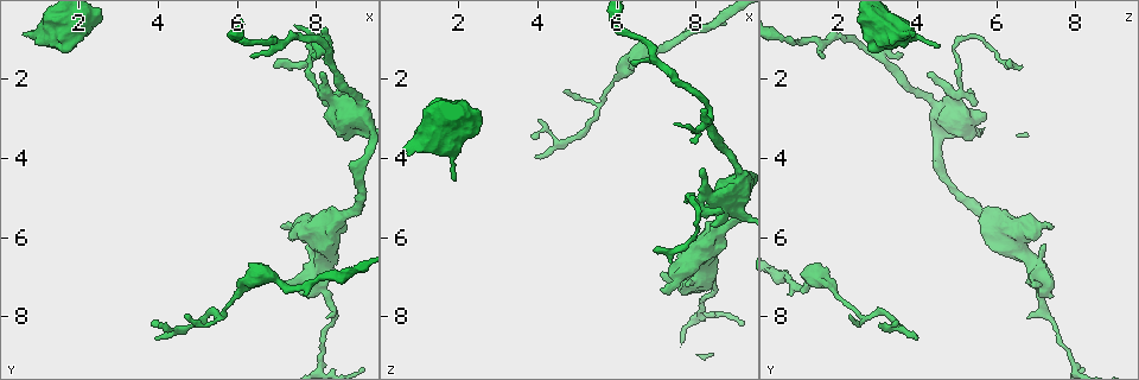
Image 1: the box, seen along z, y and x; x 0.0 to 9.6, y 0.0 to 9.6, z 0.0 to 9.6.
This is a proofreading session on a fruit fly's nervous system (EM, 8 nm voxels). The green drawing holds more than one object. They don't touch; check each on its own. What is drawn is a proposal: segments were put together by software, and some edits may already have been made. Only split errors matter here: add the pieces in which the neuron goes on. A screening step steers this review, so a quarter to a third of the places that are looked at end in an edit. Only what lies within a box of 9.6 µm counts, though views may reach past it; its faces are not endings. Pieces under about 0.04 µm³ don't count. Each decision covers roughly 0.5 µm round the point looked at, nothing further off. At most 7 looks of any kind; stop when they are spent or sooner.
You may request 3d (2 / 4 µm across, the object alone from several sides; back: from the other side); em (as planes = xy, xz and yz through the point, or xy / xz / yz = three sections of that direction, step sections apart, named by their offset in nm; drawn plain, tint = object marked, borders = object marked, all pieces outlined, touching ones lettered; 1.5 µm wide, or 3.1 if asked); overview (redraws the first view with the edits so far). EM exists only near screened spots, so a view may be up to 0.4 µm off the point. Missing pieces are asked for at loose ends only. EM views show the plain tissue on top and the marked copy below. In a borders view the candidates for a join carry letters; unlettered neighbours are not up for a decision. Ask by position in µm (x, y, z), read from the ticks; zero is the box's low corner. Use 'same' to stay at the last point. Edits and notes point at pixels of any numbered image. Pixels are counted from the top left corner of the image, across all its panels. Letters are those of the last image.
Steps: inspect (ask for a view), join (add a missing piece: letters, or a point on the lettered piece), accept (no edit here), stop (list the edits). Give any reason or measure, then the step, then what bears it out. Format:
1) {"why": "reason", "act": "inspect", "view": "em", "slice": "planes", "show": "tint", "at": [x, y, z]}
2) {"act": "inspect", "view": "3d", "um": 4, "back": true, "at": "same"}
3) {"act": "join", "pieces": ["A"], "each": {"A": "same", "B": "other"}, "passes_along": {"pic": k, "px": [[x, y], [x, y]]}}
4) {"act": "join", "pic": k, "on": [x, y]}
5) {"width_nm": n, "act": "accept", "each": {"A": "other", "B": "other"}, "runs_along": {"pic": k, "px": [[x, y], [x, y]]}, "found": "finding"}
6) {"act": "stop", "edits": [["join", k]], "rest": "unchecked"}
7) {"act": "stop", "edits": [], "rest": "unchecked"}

{"why": "tapers out", "act": "inspect", "view": "3d", "um": 4, "at": [4.70, 7.95, 2.25]}

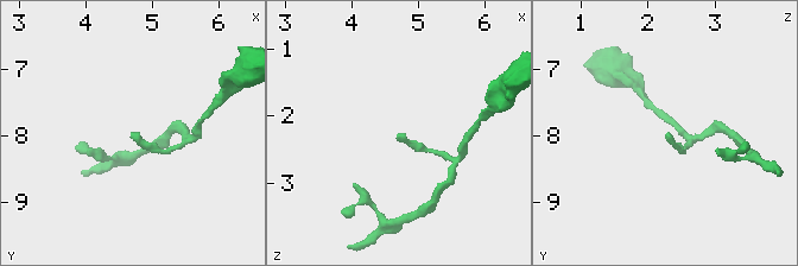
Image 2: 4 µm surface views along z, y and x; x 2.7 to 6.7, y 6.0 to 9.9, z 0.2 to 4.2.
{"act": "inspect", "view": "em", "slice": "yz", "step": 4, "show": "borders", "at": [4.70, 7.90, 2.30]}

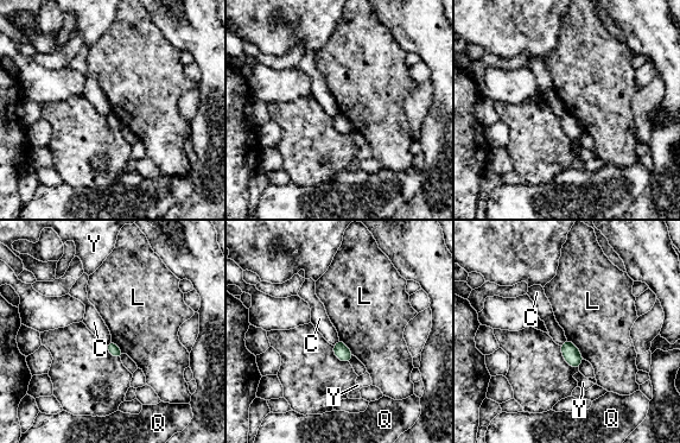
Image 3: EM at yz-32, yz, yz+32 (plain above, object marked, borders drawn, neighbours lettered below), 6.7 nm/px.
{"why": "another direction", "act": "inspect", "view": "em", "slice": "planes", "show": "borders", "at": "same"}

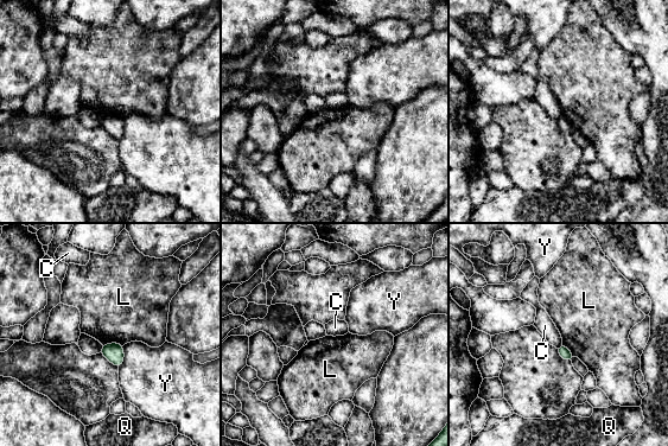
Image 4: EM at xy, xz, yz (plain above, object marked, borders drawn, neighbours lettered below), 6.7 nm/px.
{"act": "accept", "each": {"C": "other", "L": "other", "Q": "other", "Y": "other"}, "border": {"pic": 4, "px": [[122, 344], [105, 343], [102, 345]]}, "found": "none of them fits"}

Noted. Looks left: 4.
{"why": "branch stops here", "act": "inspect", "view": "em", "slice": "xz", "step": 8, "show": "tint", "at": [8.20, 0.75, 2.75]}

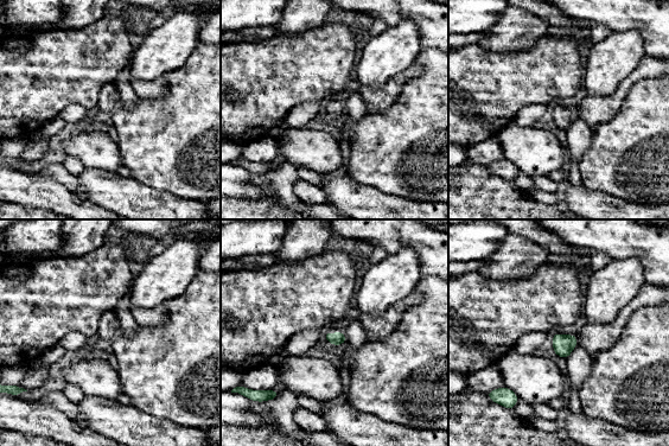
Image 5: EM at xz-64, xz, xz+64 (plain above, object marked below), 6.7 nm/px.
{"why": "cut it another way", "act": "inspect", "view": "em", "slice": "planes", "show": "borders", "at": "same"}

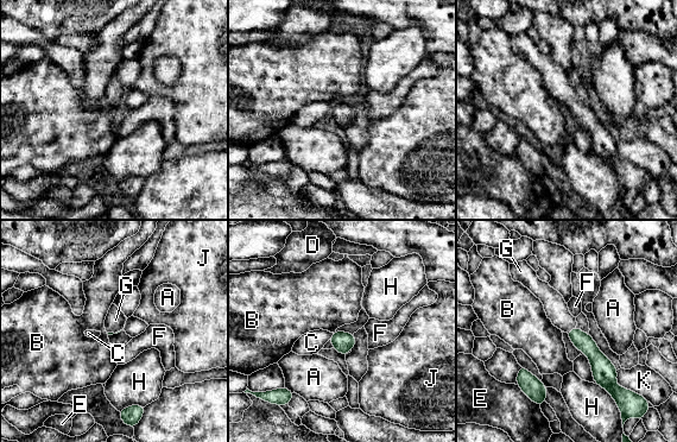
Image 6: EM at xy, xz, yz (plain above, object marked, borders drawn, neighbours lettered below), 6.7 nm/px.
{"longest_contact_nm": ["K", 220], "act": "join", "pic": 6, "on": [556, 309], "each": {"A": "other", "B": "other", "C": "other", "D": "other", "E": "other", "F": "other", "G": "same", "H": "other", "J": "other", "K": "other"}, "found": "it goes on there"}

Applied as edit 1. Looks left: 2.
{"act": "inspect", "view": "overview"}

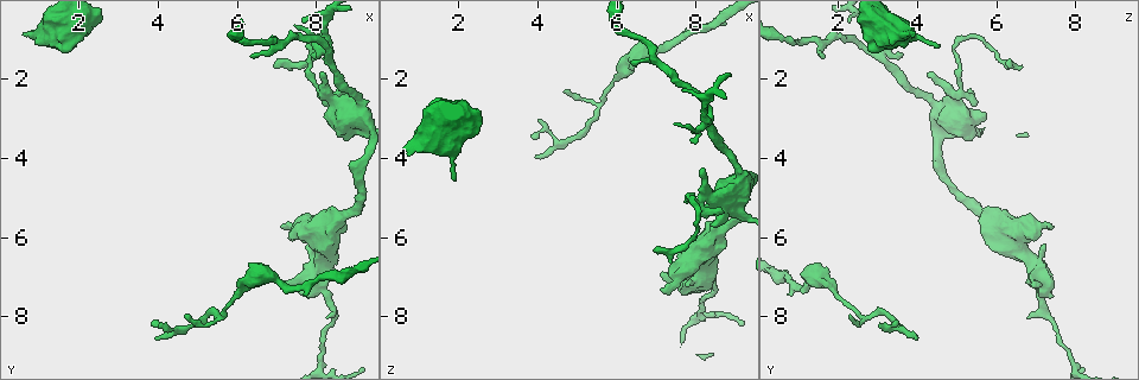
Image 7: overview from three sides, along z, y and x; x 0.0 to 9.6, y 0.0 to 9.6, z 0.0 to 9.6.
{"why": "stops while still wide", "act": "inspect", "view": "em", "slice": "planes", "show": "borders", "at": [7.10, 7.25, 6.90]}

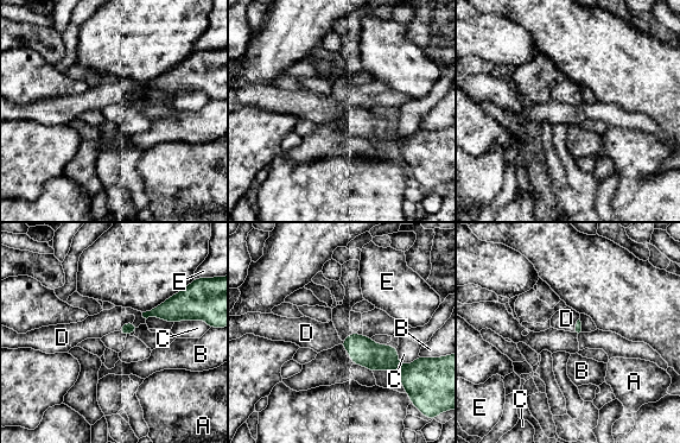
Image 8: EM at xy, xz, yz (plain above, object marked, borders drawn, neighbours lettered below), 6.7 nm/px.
{"act": "join", "pic": 8, "on": [108, 321], "each": {"A": "other", "B": "other", "C": "other", "D": "same", "E": "other"}, "found": "the neuron continues"}

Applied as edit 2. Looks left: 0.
{"act": "stop", "edits": [["join", 6], ["join", 8]], "rest": "unchecked"}

